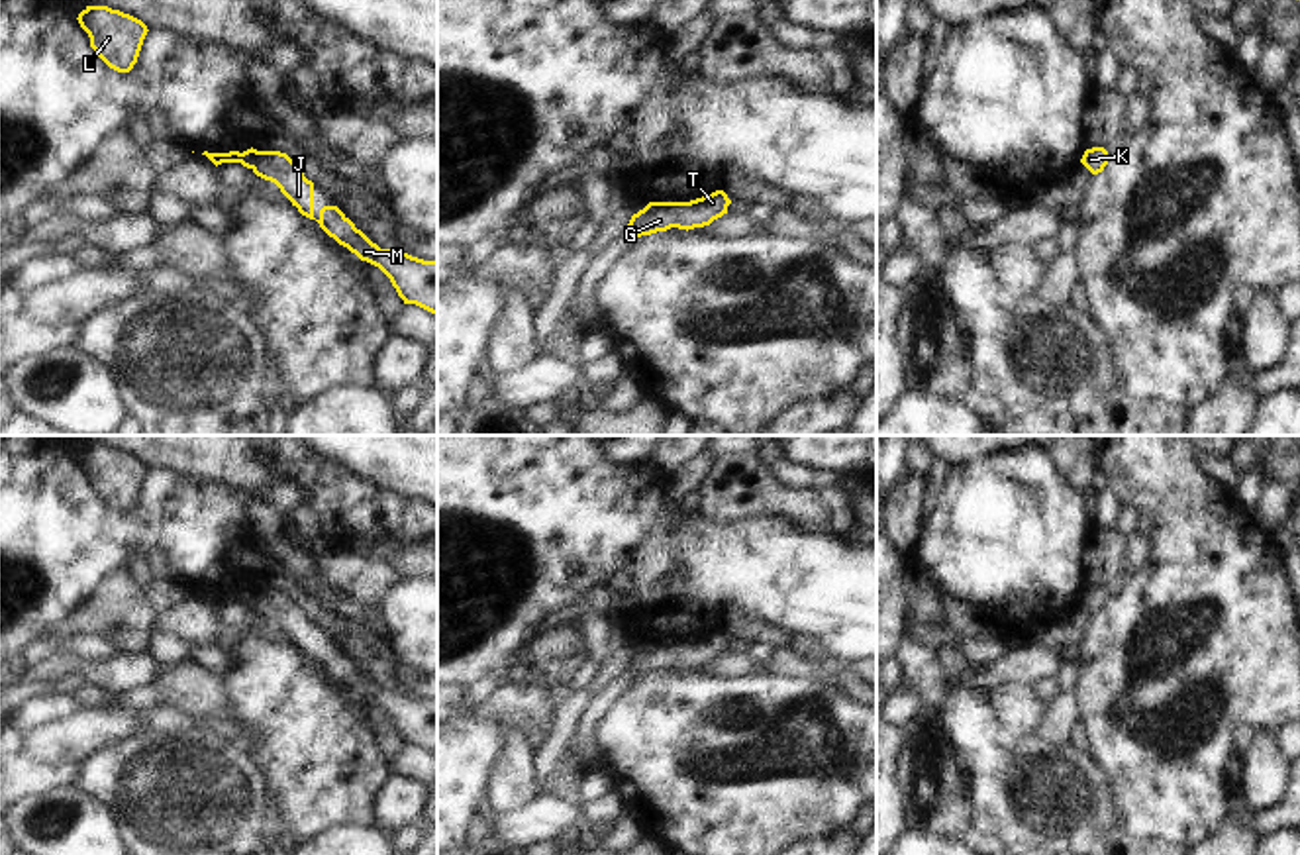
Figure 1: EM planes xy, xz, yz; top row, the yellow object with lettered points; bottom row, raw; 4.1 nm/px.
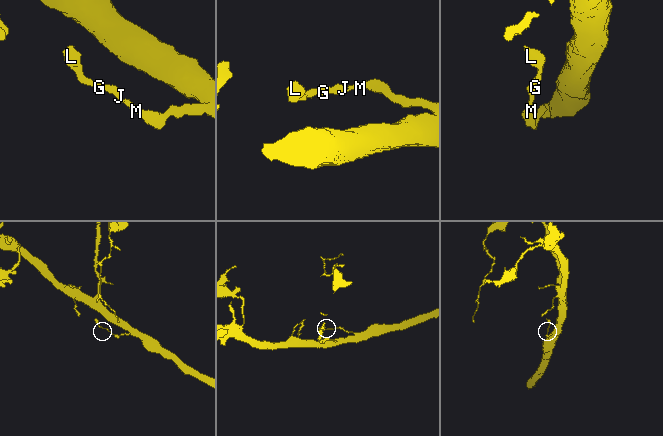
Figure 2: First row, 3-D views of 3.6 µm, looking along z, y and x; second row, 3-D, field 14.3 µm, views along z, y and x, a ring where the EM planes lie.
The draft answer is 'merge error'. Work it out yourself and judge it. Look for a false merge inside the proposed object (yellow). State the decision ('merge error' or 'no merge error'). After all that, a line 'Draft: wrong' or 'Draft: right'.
no merge error
Draft: wrong

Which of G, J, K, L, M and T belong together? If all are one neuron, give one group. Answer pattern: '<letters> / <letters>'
G J K L M T

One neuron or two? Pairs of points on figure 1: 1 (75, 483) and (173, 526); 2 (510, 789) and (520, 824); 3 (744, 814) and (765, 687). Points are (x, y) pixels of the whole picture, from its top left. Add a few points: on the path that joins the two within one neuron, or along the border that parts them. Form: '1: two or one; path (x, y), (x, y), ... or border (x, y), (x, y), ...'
1: one; path (93, 508), (110, 526), (148, 526)
2: two; border (534, 795), (522, 804), (497, 814)
3: one; path (693, 797), (675, 759), (714, 701)

